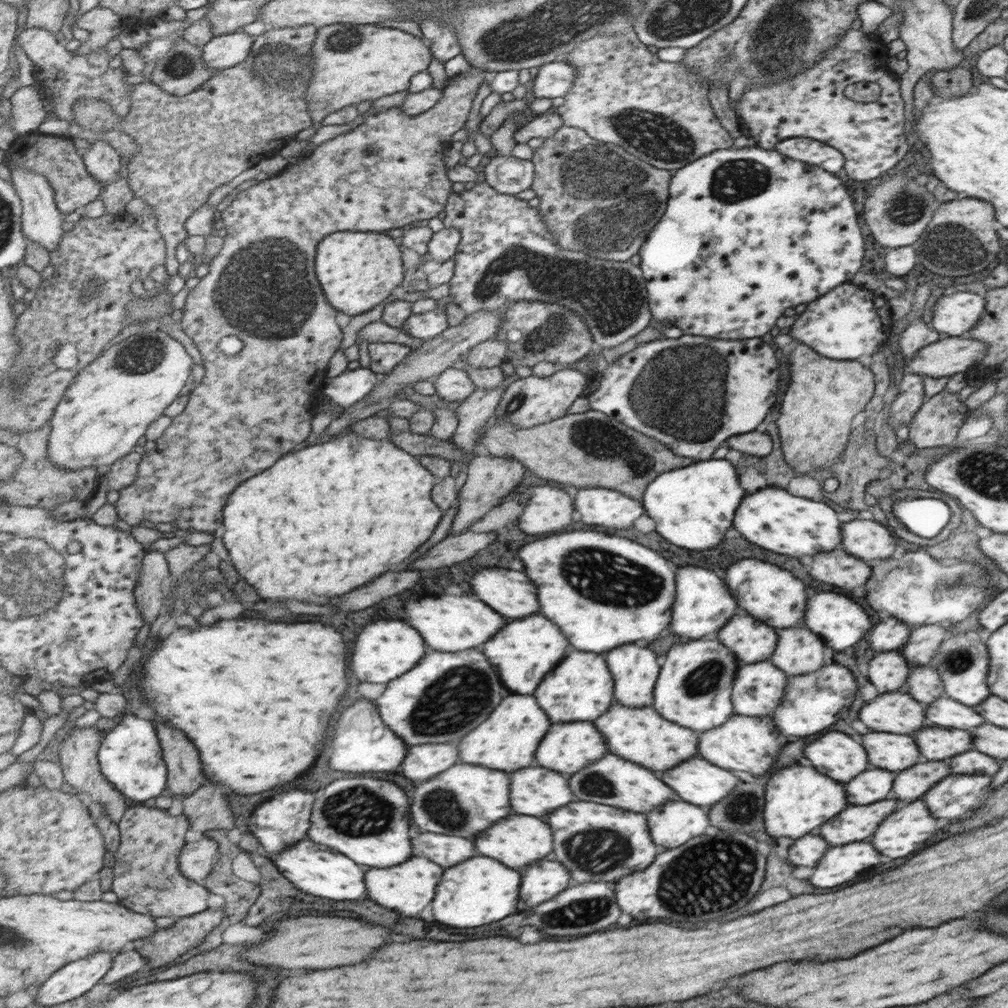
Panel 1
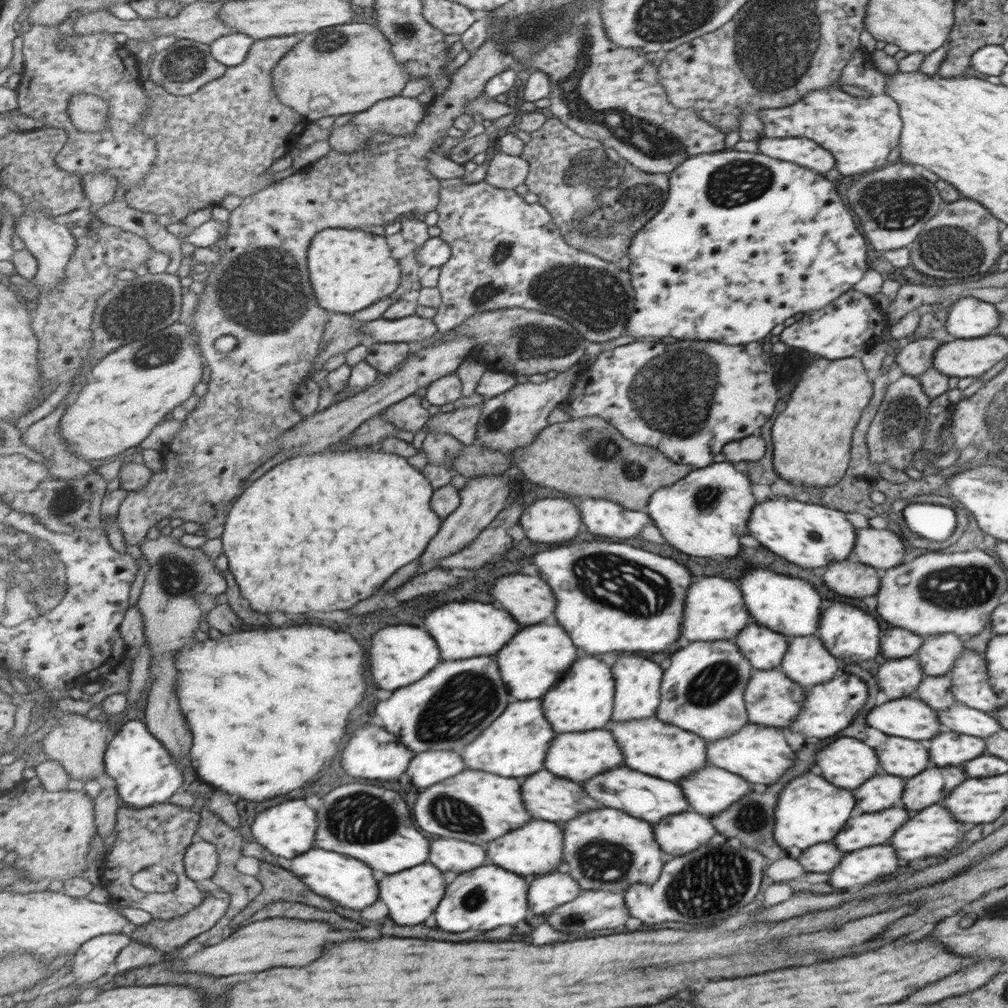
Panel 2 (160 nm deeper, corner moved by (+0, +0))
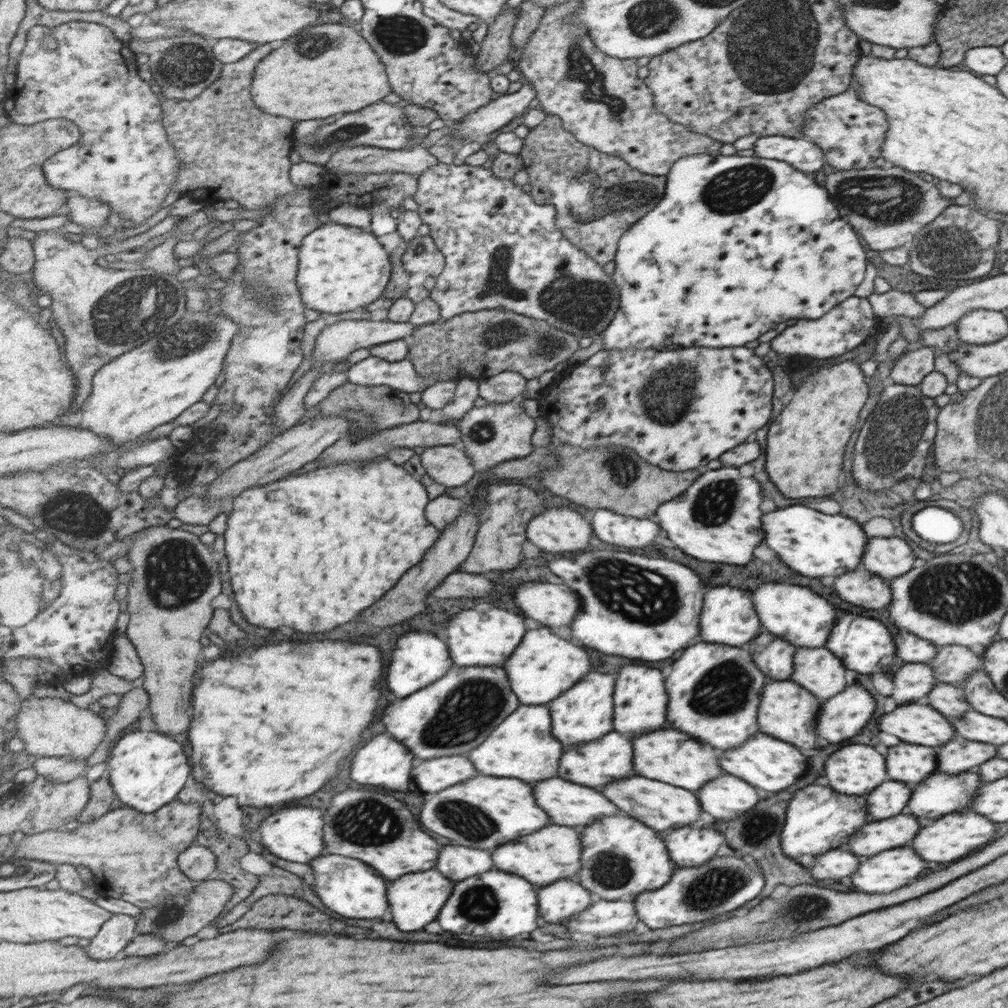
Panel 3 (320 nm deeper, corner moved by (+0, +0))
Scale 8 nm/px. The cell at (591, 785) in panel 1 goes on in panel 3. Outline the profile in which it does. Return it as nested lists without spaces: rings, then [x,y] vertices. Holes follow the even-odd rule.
[[[631,776],[625,780],[611,782],[601,792],[603,792],[603,796],[607,796],[607,800],[611,800],[613,804],[619,804],[619,810],[627,812],[629,816],[635,816],[637,820],[643,820],[643,824],[651,824],[651,828],[657,834],[659,834],[659,830],[693,824],[701,812],[701,808],[699,808],[701,805],[695,793],[683,790],[678,786],[657,782],[657,780],[649,780],[643,776]]]

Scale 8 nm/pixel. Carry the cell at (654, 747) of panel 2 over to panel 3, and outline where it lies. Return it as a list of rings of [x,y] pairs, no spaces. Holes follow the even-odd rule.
[[[653,730],[639,738],[633,738],[635,744],[635,774],[651,776],[651,780],[667,780],[667,784],[677,784],[679,788],[687,788],[695,793],[706,783],[723,774],[715,756],[713,768],[713,748],[707,744],[695,742],[689,734],[677,730]]]

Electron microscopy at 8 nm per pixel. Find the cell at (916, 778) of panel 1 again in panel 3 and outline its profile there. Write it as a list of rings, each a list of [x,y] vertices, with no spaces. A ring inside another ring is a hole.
[[[971,771],[957,776],[931,774],[923,784],[915,786],[911,792],[911,806],[905,808],[905,813],[917,818],[939,818],[943,814],[965,810],[981,786],[977,776]]]

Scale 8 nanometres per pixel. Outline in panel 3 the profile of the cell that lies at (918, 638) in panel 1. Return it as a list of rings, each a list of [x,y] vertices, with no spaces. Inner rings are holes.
[[[959,644],[937,646],[935,656],[929,662],[936,682],[956,686],[982,668],[982,664],[978,654]]]

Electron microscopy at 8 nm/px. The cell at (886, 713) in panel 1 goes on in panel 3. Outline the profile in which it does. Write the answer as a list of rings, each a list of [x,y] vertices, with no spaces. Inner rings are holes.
[[[929,704],[897,706],[893,712],[879,718],[879,730],[921,746],[943,746],[953,738],[951,724]]]

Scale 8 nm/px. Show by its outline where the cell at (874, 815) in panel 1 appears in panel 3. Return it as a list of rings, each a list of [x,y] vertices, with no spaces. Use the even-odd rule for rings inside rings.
[[[903,814],[879,822],[868,819],[863,825],[863,832],[851,840],[849,852],[857,856],[875,856],[881,850],[909,844],[919,832],[919,822],[913,816]]]

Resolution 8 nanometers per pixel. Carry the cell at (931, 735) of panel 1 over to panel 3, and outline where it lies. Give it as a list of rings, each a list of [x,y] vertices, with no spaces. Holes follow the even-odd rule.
[[[955,738],[939,748],[939,772],[959,774],[969,772],[996,756],[993,744],[981,744],[973,740]]]

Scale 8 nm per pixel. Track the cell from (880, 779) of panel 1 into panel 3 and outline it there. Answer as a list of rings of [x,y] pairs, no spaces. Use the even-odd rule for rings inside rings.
[[[895,780],[883,782],[879,788],[874,788],[867,796],[867,812],[875,820],[885,820],[909,805],[911,790],[905,784],[899,784]]]

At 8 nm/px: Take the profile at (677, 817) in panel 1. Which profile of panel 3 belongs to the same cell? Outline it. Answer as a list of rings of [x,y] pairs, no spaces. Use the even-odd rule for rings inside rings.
[[[675,828],[671,834],[665,836],[667,852],[671,860],[675,861],[676,868],[686,866],[701,866],[717,848],[724,844],[723,836],[715,830],[695,830],[695,828]]]

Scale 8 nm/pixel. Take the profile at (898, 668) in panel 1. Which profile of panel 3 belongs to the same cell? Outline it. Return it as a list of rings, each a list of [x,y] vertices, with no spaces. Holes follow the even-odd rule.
[[[902,664],[892,678],[891,698],[897,704],[917,702],[919,698],[927,696],[936,682],[934,671],[929,664]]]

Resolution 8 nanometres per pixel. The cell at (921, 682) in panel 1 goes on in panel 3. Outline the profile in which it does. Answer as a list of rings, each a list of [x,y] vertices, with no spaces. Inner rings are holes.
[[[935,682],[927,693],[927,702],[931,708],[943,712],[943,716],[959,716],[970,709],[965,701],[964,692],[960,686]]]

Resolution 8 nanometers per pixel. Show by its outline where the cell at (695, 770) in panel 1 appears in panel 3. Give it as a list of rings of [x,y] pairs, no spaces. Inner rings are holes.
[[[723,774],[706,783],[701,788],[703,792],[695,794],[699,796],[699,804],[703,804],[703,812],[717,820],[731,820],[757,804],[753,786],[739,777]]]

